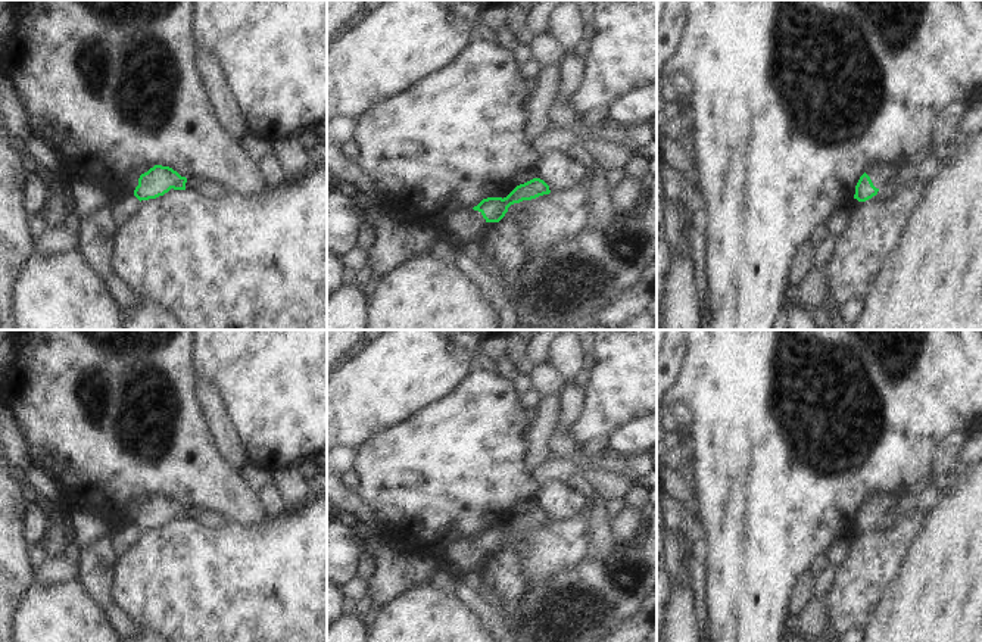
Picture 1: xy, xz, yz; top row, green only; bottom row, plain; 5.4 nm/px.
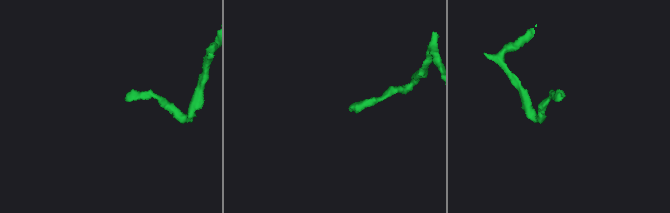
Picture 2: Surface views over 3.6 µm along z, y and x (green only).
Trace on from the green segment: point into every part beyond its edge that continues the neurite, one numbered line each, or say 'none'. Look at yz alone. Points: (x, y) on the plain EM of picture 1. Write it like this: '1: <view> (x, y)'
1: yz (881, 504)

